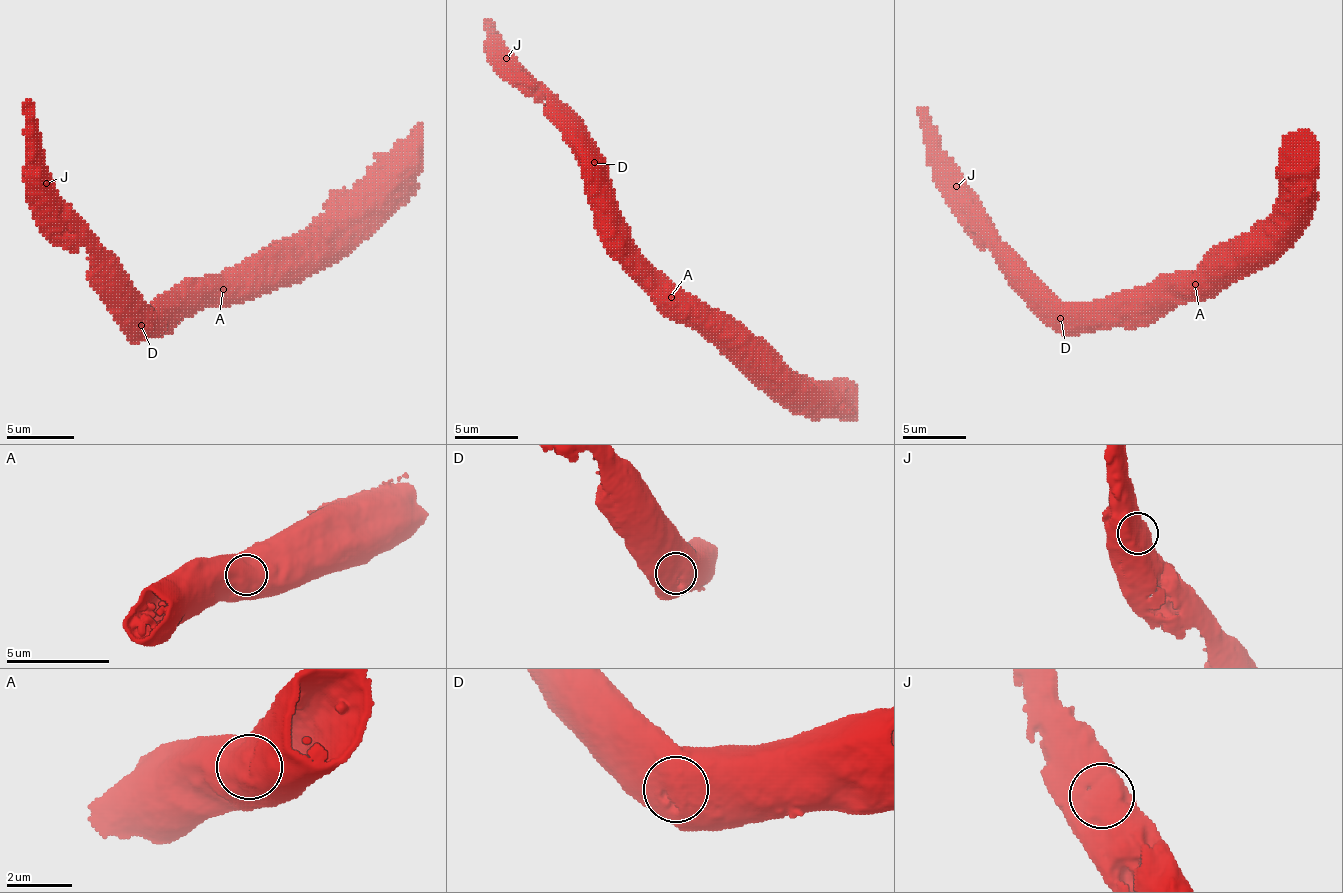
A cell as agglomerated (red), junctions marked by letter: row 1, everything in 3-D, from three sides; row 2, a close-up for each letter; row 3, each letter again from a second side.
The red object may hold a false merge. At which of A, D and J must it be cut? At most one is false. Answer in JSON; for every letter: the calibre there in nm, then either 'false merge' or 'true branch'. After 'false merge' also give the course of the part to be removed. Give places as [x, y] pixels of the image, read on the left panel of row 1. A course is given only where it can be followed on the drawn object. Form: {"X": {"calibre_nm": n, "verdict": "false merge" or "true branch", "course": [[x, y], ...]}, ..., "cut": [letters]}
{"A": {"calibre_nm": 1300, "verdict": "true branch"}, "D": {"calibre_nm": 1350, "verdict": "true branch"}, "J": {"calibre_nm": 1450, "verdict": "true branch"}, "cut": []}

